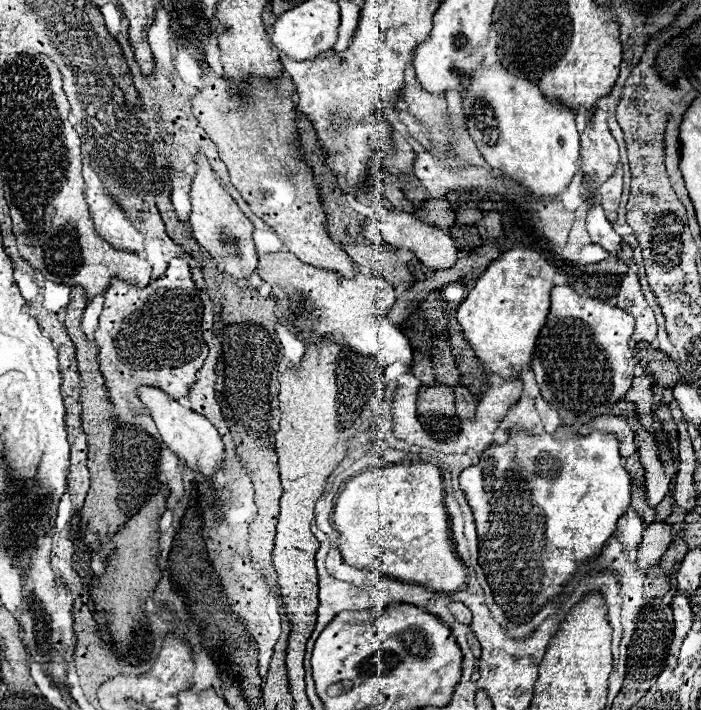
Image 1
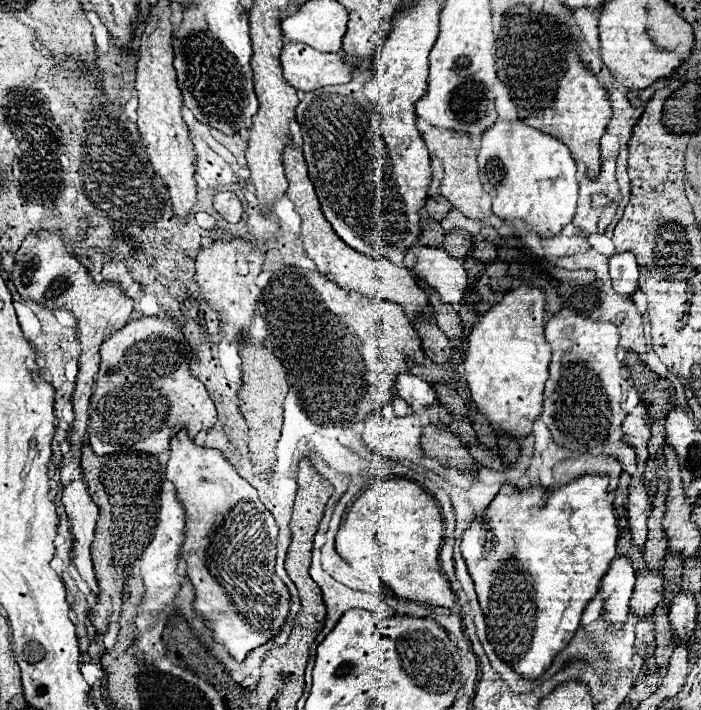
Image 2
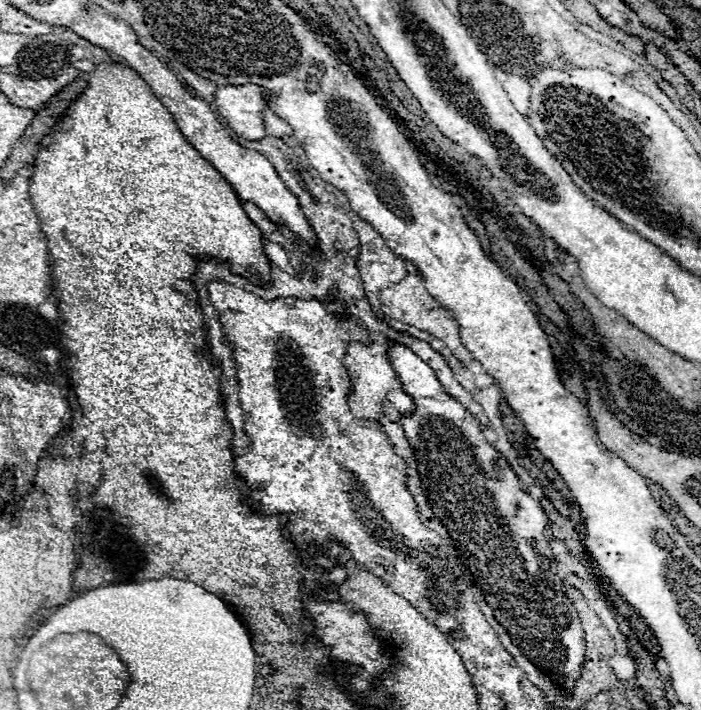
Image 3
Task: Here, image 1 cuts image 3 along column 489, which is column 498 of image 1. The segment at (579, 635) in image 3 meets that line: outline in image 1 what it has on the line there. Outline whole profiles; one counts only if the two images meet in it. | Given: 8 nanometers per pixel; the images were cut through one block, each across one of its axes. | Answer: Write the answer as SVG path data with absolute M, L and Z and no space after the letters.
M560 426L556 430L556 434L532 434L524 428L514 428L508 434L508 440L504 444L492 444L490 448L486 448L480 456L480 462L474 466L468 466L462 470L460 474L460 488L466 492L468 504L472 506L474 512L474 520L476 520L476 532L478 532L478 564L482 566L486 580L492 588L494 600L496 604L500 604L504 608L504 612L512 618L512 622L526 622L530 620L552 596L562 592L562 584L568 582L576 570L576 566L584 560L588 560L590 556L598 556L602 546L606 544L606 540L612 536L618 518L626 512L626 508L630 506L630 486L632 486L632 478L626 472L624 464L620 462L620 452L618 452L618 438L614 434L606 434L600 430L594 430L586 436L580 436L572 430L572 426Z

